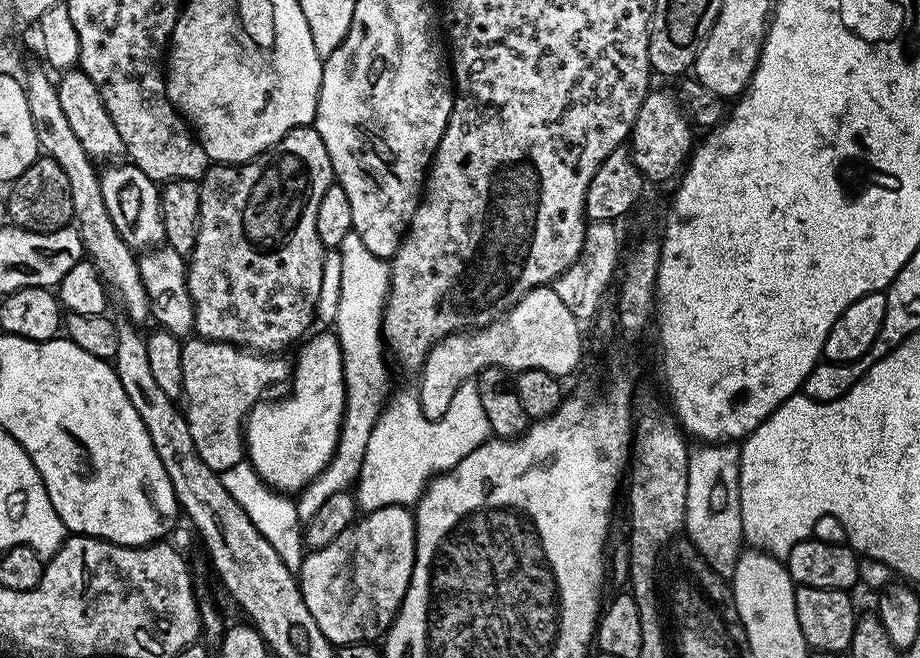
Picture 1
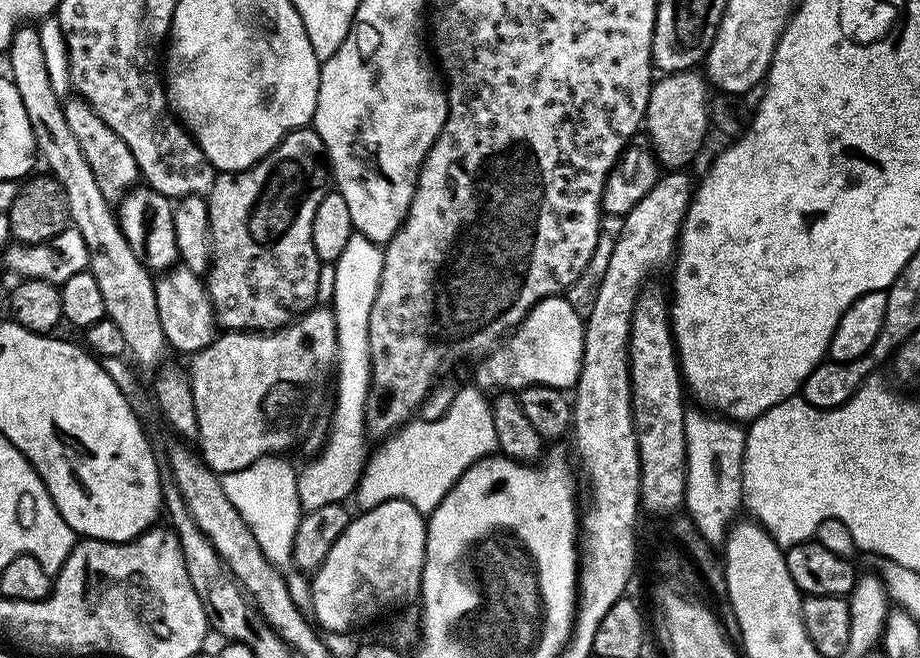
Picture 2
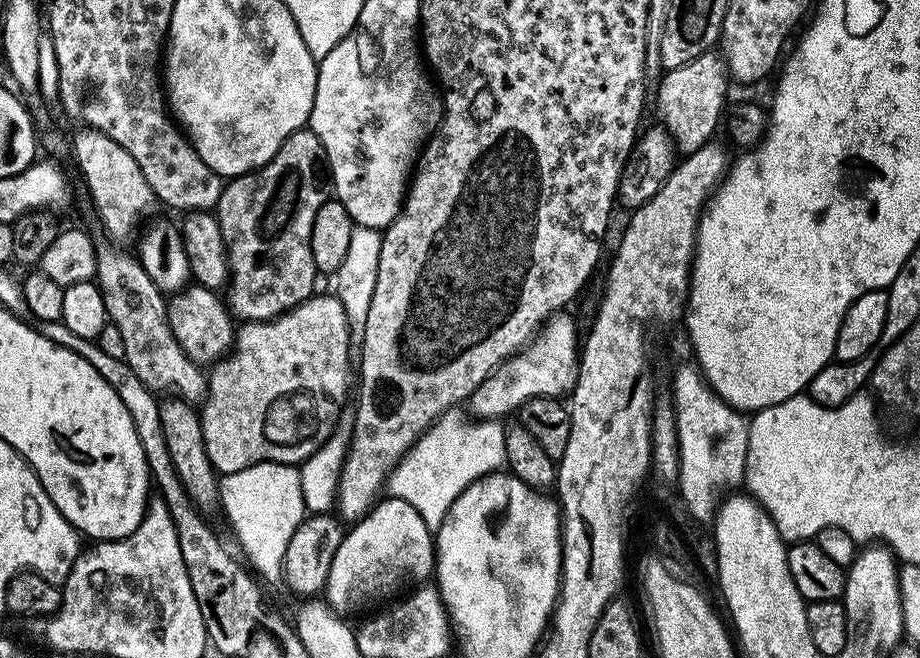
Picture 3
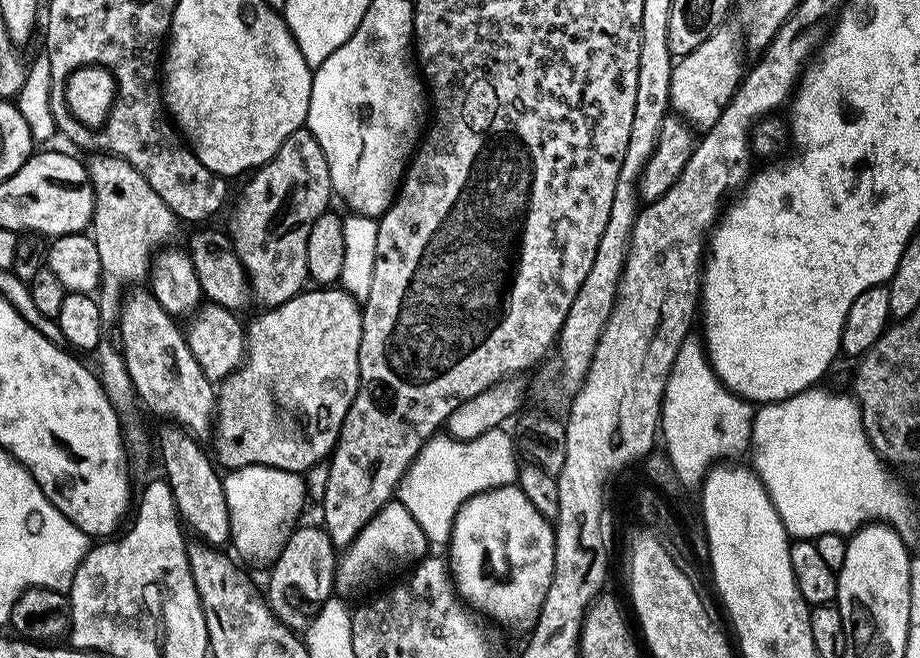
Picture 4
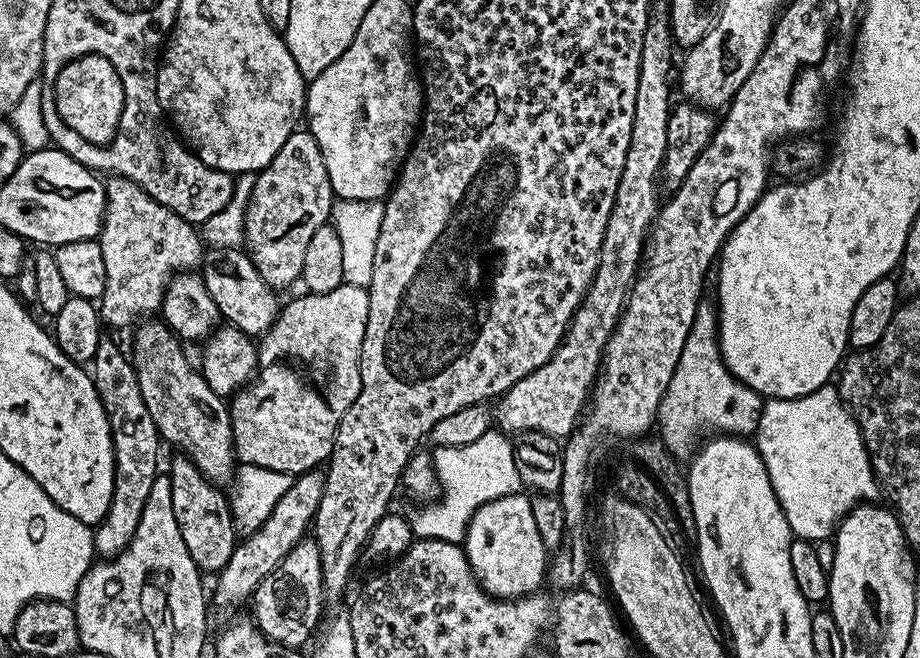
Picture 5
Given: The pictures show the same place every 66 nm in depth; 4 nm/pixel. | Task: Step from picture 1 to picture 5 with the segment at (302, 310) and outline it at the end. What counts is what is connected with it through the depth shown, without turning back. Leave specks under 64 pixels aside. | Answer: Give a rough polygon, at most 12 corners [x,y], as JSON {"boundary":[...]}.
{"boundary":[[293,132],[255,180],[246,248],[264,281],[300,280],[332,215],[314,134]]}

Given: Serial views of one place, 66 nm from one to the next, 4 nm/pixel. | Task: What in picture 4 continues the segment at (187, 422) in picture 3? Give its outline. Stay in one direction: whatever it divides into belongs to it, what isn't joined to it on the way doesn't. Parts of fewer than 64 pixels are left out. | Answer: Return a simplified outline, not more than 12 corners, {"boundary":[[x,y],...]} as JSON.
{"boundary":[[178,424],[154,432],[181,525],[227,545],[226,490],[209,449]]}

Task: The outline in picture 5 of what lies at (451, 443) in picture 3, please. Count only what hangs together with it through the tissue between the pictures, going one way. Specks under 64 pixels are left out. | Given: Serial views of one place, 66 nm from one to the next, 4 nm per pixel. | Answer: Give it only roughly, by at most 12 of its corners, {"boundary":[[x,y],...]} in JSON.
{"boundary":[[489,430],[431,453],[444,504],[411,513],[413,537],[463,545],[483,504],[522,485],[513,441]]}

